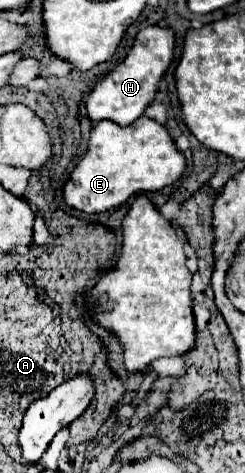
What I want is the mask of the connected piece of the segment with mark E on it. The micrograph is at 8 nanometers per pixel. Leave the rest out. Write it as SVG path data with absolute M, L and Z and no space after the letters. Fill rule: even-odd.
M142 115L128 127L100 121L92 127L88 151L72 171L70 181L64 185L64 199L78 211L102 213L120 207L138 193L158 191L176 183L184 171L186 157L176 149L168 129L156 119Z

